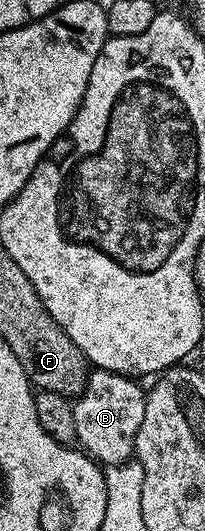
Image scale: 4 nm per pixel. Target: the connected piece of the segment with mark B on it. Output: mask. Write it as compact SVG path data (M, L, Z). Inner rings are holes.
M94 368L88 372L84 386L72 404L78 444L104 466L128 462L136 450L134 439L142 425L147 398L144 388L136 383L130 376Z

